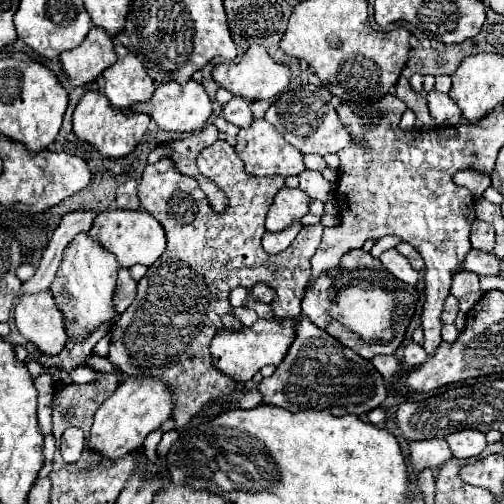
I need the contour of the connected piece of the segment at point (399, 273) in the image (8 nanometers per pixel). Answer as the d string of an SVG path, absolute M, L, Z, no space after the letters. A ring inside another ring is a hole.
M396 249L384 251L378 259L380 259L382 265L384 265L394 277L398 277L400 281L404 281L404 283L408 283L408 285L416 285L416 283L418 283L420 273L414 271L414 269L410 267L408 259L406 259L404 255L400 255Z

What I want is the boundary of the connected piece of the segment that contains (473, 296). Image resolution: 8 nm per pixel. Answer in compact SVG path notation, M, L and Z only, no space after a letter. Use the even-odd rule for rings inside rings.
M458 271L452 279L450 293L458 299L460 311L464 311L464 313L470 311L470 307L474 307L474 303L478 303L478 299L482 297L478 275L474 275L470 271Z

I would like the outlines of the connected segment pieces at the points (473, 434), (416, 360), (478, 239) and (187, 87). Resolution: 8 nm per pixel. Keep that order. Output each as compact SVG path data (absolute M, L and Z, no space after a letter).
M464 429L464 431L456 431L454 435L446 437L450 451L456 459L474 459L478 457L484 447L486 447L486 437L480 431L474 429Z
M412 341L410 345L404 347L404 361L406 361L406 365L418 367L418 365L422 365L426 359L428 359L428 355L426 355L426 351L424 351L418 343Z
M474 221L472 233L470 233L470 243L474 249L490 253L494 249L494 227L484 221Z
M188 81L184 85L180 83L162 83L156 87L152 99L144 101L144 103L136 103L130 107L130 111L134 113L146 113L150 115L160 129L164 131L178 131L178 133L194 133L194 131L200 131L208 117L212 115L212 103L204 91L204 87L196 81Z

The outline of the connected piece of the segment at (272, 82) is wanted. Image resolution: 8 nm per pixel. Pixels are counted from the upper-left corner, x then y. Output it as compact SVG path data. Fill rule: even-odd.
M254 45L250 47L244 57L240 59L240 63L220 63L220 65L214 65L212 69L212 79L222 87L222 89L228 89L232 95L238 95L246 101L260 101L260 99L272 99L274 95L282 93L288 89L290 85L290 69L286 65L280 65L280 63L274 63L270 59L270 55L266 53L266 49L262 45Z

